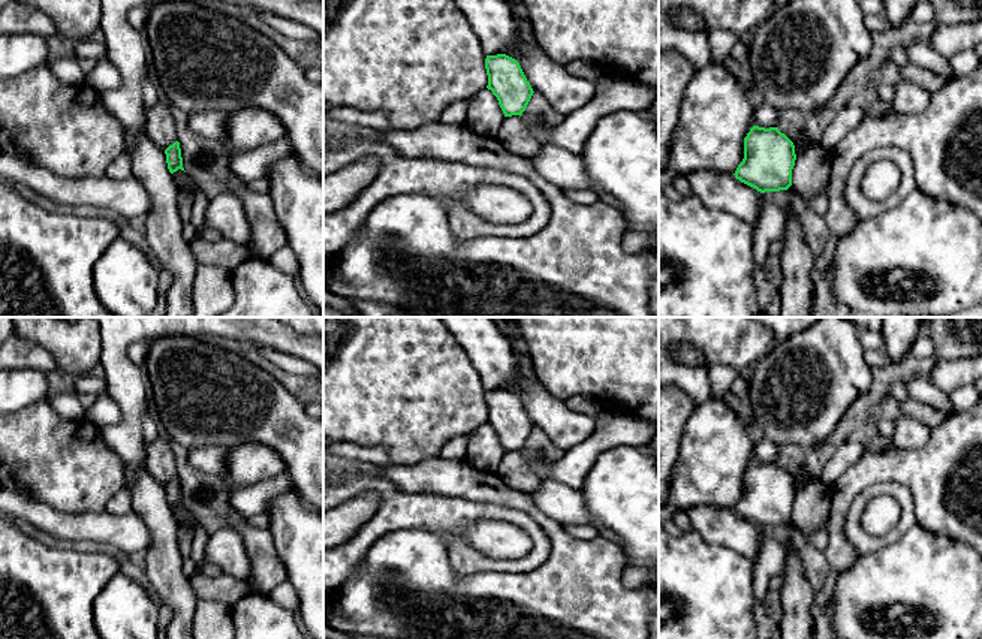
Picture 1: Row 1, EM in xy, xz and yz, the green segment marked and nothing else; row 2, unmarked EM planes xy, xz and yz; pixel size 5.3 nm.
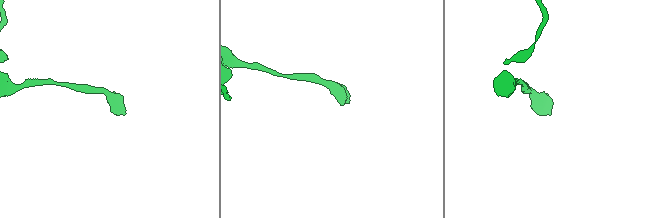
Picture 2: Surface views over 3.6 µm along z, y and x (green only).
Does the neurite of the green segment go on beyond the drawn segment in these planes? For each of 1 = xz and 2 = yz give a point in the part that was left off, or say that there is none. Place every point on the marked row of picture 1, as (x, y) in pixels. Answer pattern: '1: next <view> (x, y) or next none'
1: next none
2: next none

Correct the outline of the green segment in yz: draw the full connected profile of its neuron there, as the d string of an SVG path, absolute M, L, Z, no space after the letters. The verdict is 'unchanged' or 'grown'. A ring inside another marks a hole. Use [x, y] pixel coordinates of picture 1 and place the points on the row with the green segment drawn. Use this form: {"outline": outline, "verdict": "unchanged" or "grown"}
{"outline": "M753 126L744 138L744 159L734 175L760 193L787 190L795 160L795 145L778 127Z", "verdict": "unchanged"}

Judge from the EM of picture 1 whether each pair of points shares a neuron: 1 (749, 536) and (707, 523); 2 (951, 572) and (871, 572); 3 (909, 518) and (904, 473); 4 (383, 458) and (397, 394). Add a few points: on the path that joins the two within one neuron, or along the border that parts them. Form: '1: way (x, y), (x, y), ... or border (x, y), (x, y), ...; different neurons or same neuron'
1: way (738, 534), (717, 526); same neuron
2: way (931, 572), (891, 572); same neuron
3: border (871, 484), (901, 484), (910, 494), (916, 520); different neurons
4: border (351, 442), (360, 446), (380, 446), (394, 463); different neurons

